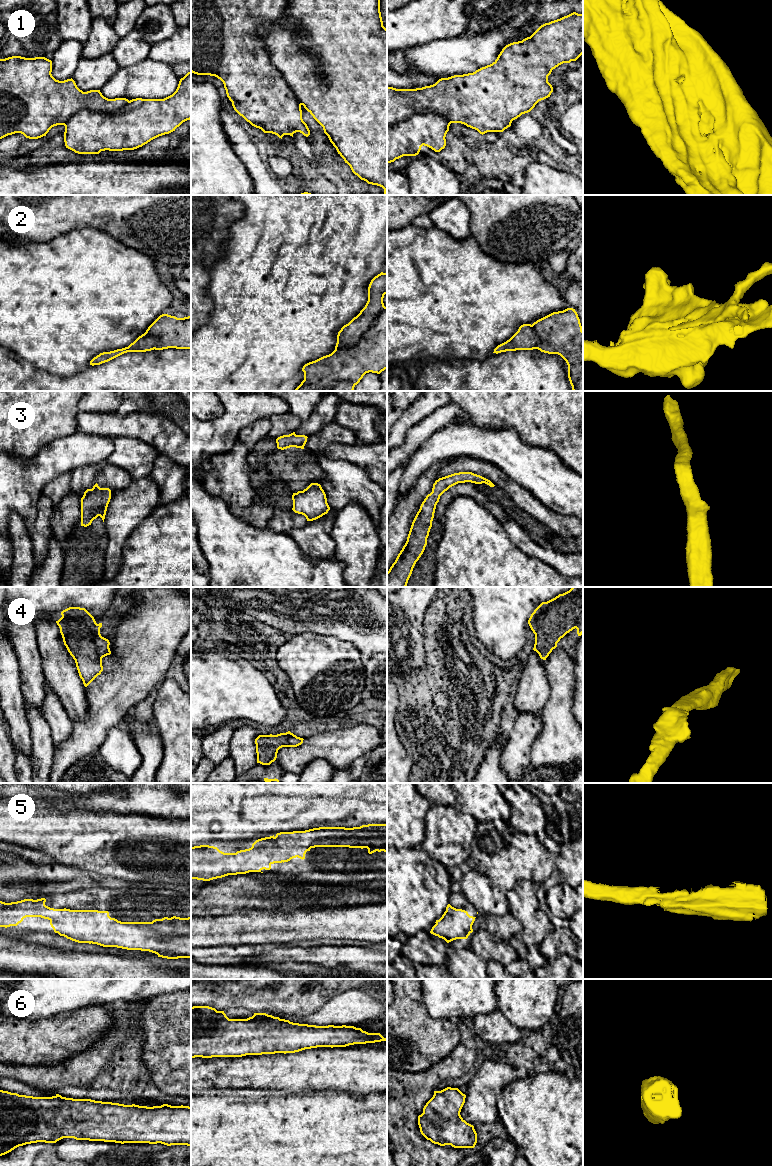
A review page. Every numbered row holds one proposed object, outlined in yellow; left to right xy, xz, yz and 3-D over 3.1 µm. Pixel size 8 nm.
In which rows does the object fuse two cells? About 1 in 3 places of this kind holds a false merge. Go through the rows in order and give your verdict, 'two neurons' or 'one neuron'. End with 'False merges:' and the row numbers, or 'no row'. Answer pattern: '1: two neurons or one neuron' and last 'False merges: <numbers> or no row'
1: two neurons
2: one neuron
3: one neuron
4: one neuron
5: one neuron
6: one neuron
False merges: 1

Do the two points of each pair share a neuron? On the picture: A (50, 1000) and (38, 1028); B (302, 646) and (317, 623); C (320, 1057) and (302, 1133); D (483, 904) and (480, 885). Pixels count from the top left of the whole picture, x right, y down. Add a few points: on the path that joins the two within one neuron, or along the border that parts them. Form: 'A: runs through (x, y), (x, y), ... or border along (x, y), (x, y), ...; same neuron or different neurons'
A: border along (65, 1012), (59, 1012), (38, 1019); different neurons
B: border along (293, 635), (316, 632), (334, 637); different neurons
C: border along (288, 1090), (296, 1092), (336, 1090); different neurons
D: runs through (483, 899), (483, 894), (480, 890); same neuron

